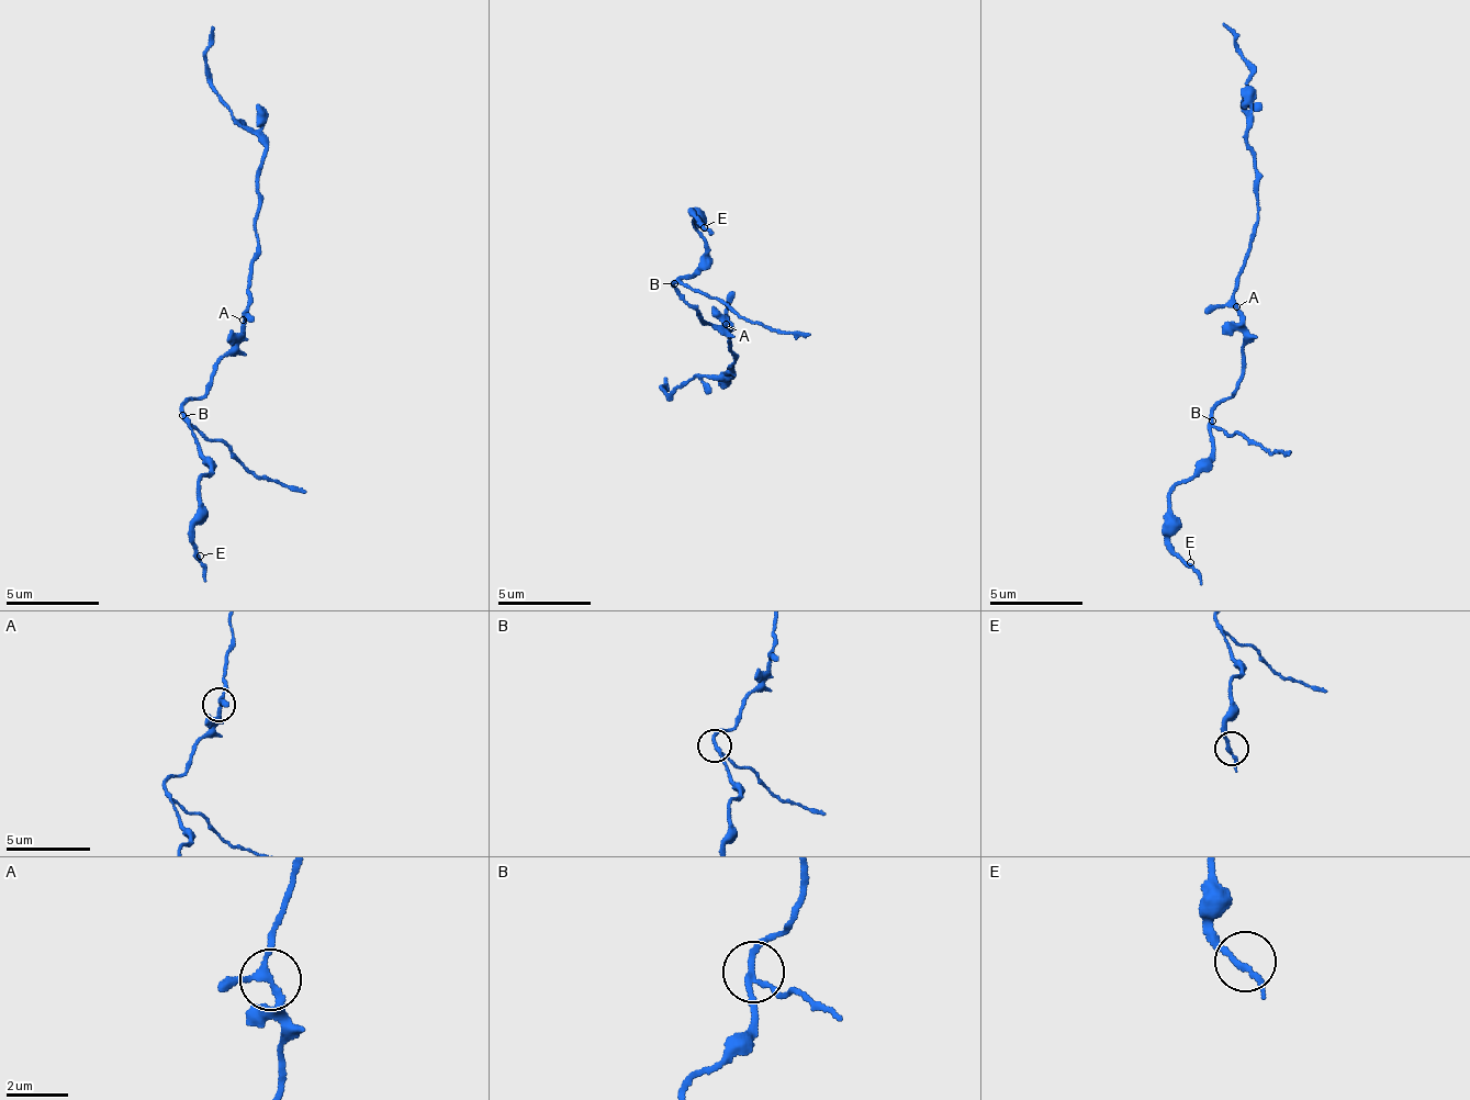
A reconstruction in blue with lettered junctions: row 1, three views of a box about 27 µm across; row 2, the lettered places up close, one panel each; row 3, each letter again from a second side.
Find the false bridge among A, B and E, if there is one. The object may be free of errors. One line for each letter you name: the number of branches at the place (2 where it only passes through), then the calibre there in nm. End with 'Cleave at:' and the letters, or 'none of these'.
B: 3 | 180 nm
Cleave at: B

